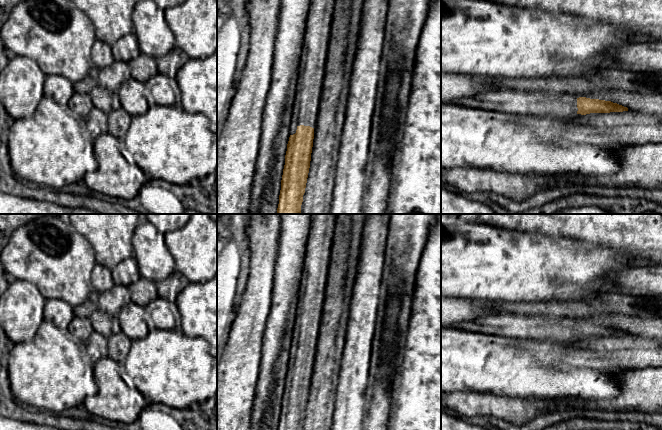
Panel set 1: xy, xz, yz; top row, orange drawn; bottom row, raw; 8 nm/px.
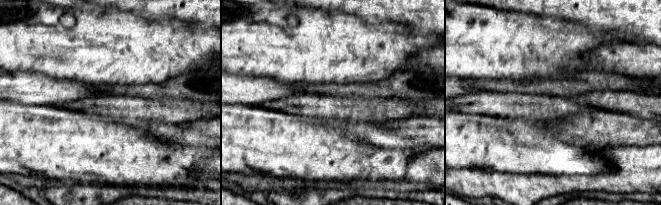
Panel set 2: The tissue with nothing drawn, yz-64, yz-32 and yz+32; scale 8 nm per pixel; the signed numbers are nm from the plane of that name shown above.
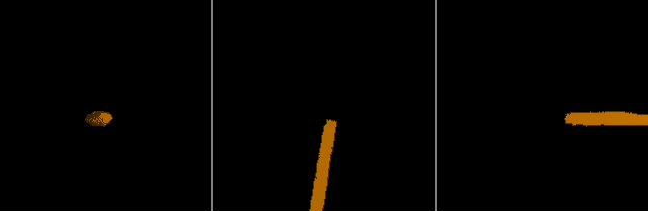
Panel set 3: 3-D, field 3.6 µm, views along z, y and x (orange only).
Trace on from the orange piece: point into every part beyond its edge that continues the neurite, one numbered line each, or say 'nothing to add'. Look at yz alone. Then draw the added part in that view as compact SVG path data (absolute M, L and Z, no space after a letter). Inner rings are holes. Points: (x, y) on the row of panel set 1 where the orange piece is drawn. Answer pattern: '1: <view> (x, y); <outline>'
1: yz (554, 106); M504 89L496 92L483 93L480 95L476 95L474 97L456 98L446 102L455 103L469 108L480 108L480 109L493 110L493 111L504 112L509 114L546 117L551 121L566 119L570 116L573 116L578 111L577 97L573 94L547 93L541 91L520 91L520 90L512 90L512 89Z

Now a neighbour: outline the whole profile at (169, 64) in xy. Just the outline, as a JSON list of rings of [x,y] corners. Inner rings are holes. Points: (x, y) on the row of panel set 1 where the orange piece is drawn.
[[[174,47],[166,55],[156,59],[159,73],[175,78],[178,70],[189,61],[190,57],[180,48]]]

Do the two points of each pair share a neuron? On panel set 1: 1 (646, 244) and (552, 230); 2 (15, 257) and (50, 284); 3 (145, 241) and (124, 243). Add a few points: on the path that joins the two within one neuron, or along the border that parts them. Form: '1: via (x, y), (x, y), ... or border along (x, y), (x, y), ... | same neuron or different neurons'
1: via (623, 228), (575, 228) | same neuron
2: via (24, 266), (26, 270), (36, 270), (41, 275) | same neuron
3: border along (138, 224), (132, 237), (132, 255) | different neurons

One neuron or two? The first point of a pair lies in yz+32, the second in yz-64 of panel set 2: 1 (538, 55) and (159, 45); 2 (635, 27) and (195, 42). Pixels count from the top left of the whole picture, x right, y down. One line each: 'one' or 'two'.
1: one
2: two

